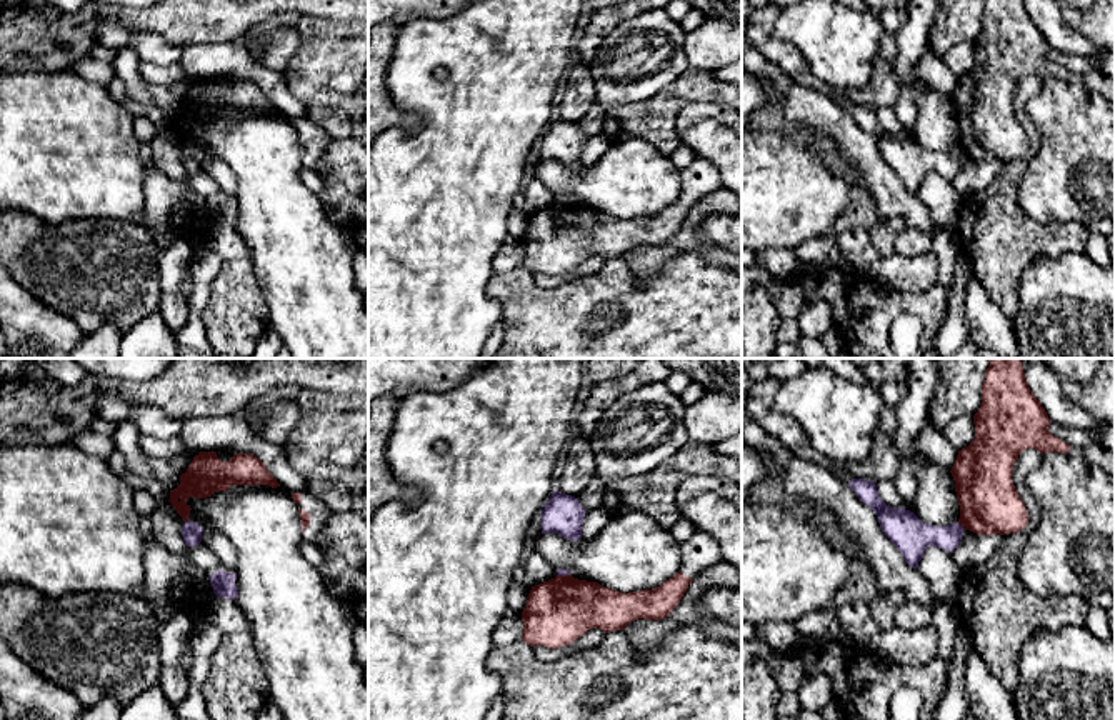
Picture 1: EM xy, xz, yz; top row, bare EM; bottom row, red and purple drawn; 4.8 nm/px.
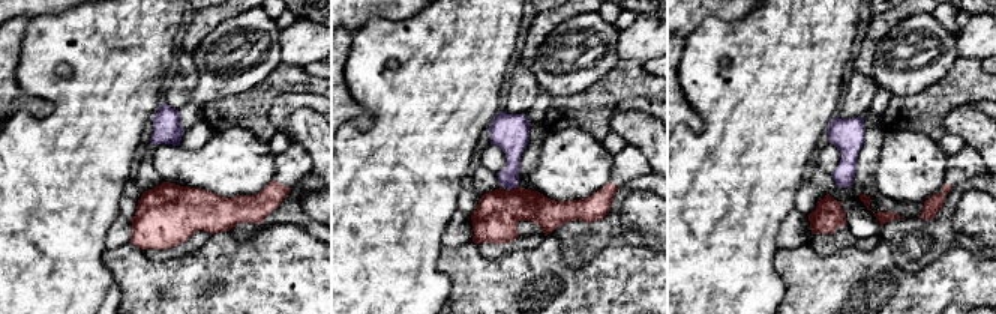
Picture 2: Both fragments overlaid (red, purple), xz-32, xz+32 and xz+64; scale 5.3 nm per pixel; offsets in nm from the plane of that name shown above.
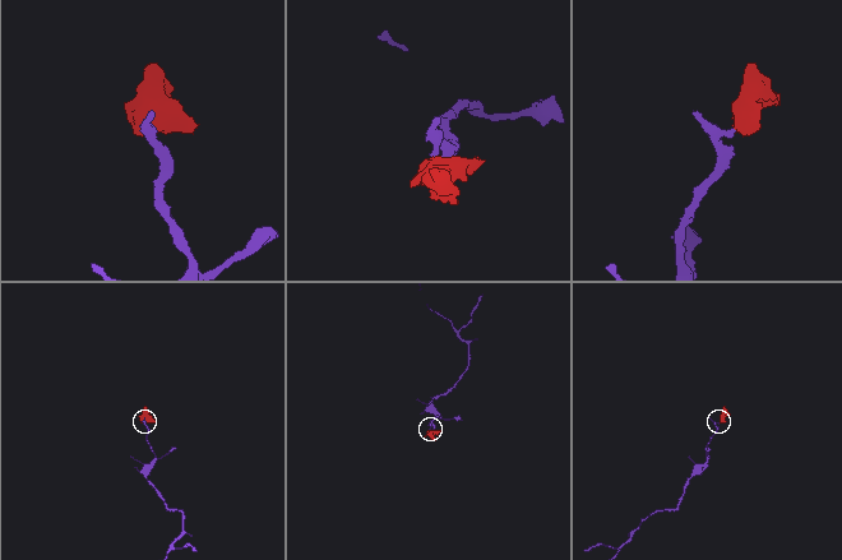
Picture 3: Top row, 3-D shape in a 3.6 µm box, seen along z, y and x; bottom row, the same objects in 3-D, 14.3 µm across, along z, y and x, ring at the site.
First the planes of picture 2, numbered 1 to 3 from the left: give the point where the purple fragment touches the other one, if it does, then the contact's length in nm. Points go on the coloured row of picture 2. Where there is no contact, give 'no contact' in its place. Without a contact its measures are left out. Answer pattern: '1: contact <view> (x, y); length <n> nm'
1: no contact
2: contact xz+32 (518, 187); length 30 nm
3: no contact

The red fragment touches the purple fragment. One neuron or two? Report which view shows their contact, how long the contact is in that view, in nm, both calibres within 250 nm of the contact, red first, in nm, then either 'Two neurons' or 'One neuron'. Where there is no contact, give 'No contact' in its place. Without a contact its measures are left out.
Touches red in yz. Shared border 60 nm. Thickness 280 nm (red) against 170 nm. Two neurons

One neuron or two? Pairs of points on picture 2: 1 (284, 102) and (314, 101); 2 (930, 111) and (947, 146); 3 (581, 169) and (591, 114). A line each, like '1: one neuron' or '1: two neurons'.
1: one neuron
2: two neurons
3: two neurons

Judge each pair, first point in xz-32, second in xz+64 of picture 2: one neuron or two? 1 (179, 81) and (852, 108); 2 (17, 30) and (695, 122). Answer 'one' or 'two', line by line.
1: one
2: one

